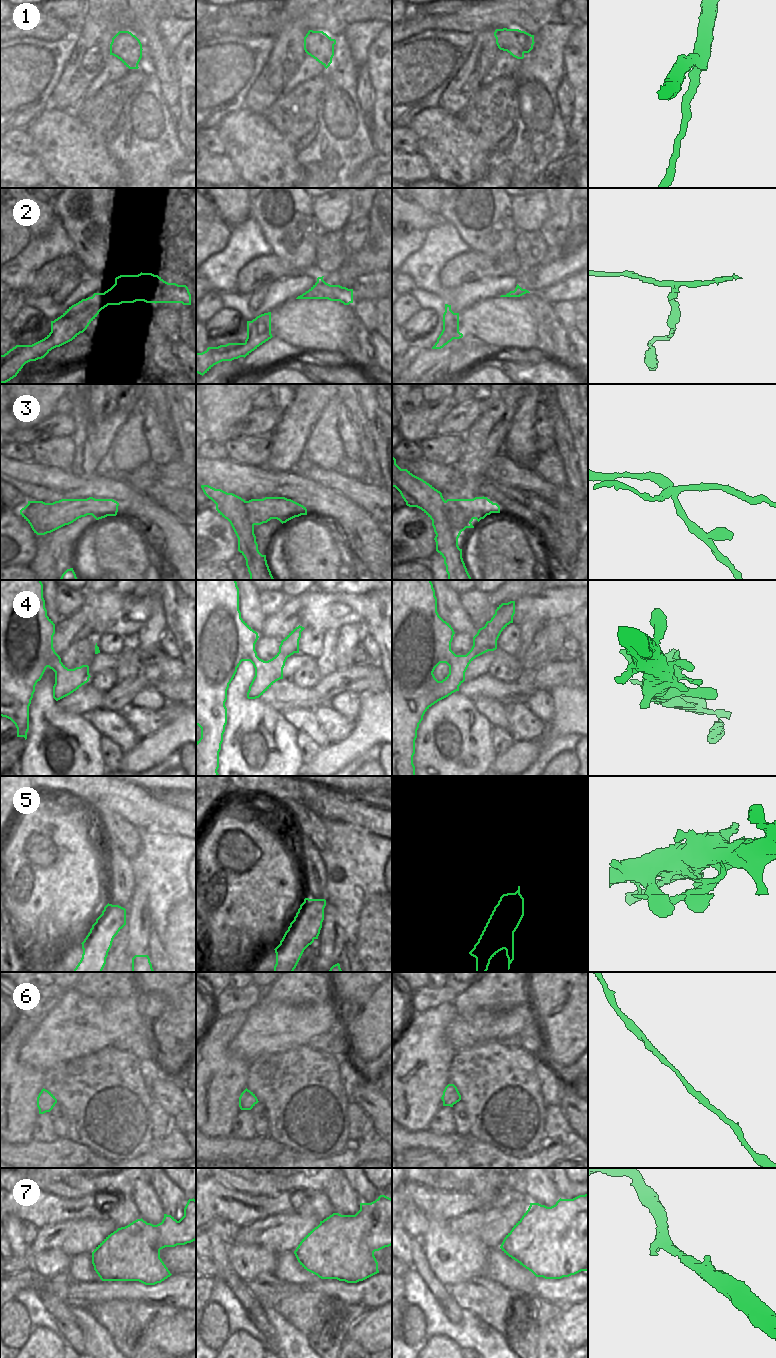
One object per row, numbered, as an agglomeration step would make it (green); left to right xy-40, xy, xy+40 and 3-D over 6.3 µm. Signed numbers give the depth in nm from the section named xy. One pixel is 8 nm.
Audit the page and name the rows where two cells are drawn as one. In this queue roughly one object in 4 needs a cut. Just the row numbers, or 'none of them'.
2, 3, 5

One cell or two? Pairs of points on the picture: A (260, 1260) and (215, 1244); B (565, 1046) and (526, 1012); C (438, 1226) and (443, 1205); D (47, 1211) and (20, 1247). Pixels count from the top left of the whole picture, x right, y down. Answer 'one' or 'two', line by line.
A: two
B: two
C: two
D: two

